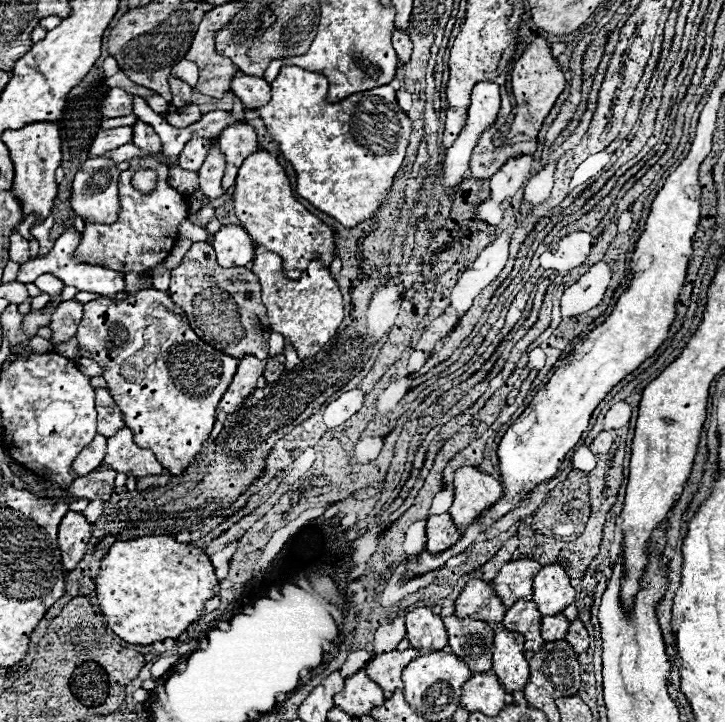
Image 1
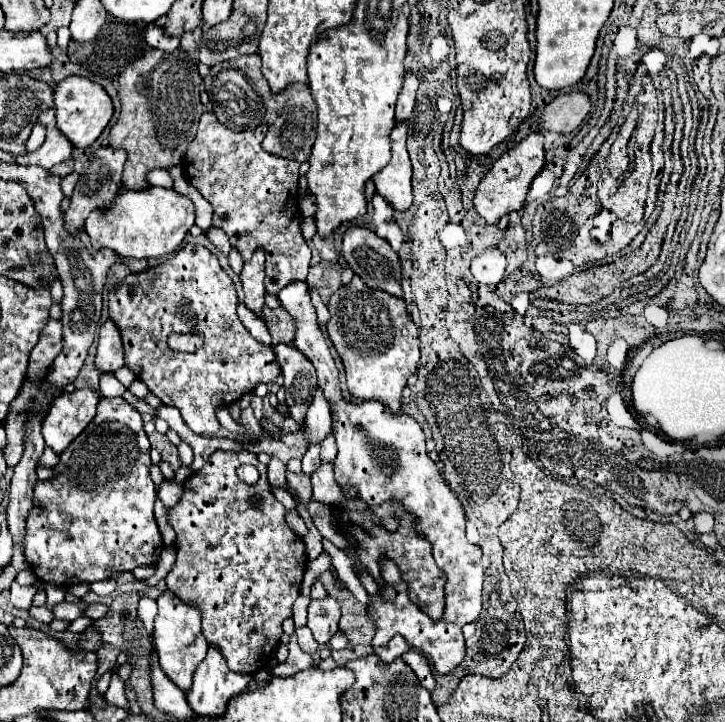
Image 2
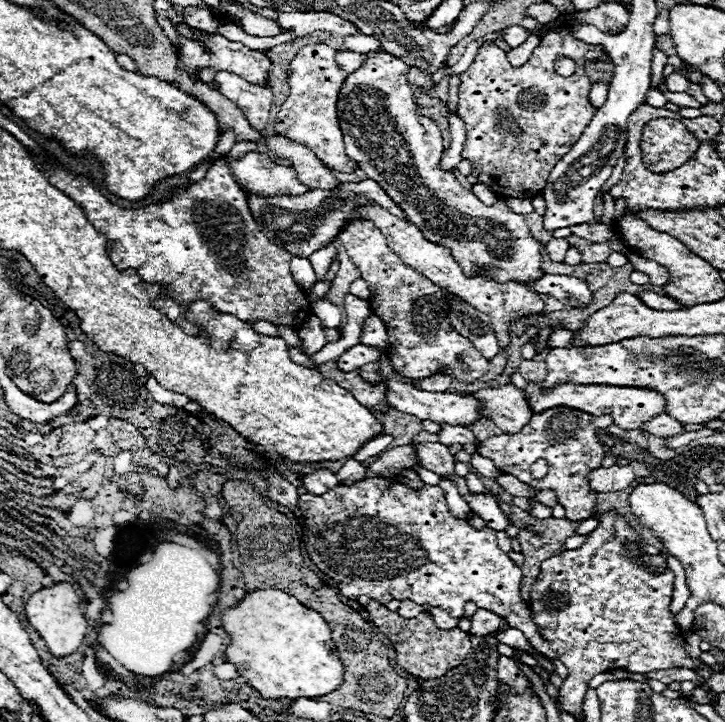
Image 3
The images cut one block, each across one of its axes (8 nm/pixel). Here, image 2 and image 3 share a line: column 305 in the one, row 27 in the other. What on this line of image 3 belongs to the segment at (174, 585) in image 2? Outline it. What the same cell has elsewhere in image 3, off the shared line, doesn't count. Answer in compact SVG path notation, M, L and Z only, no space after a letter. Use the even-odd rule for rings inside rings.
M554 26L546 28L540 34L540 44L534 48L530 60L514 68L506 53L493 42L485 42L478 50L474 62L468 66L466 72L460 74L462 84L458 92L458 116L466 124L466 142L462 156L472 162L472 172L480 182L484 182L490 190L494 190L500 198L534 198L540 196L550 170L554 168L556 160L568 152L570 144L574 144L582 130L588 126L588 120L594 116L594 108L588 100L588 76L586 76L586 62L592 62L600 56L600 48L576 40L568 26ZM556 58L572 58L578 68L572 76L564 78L554 72Z

